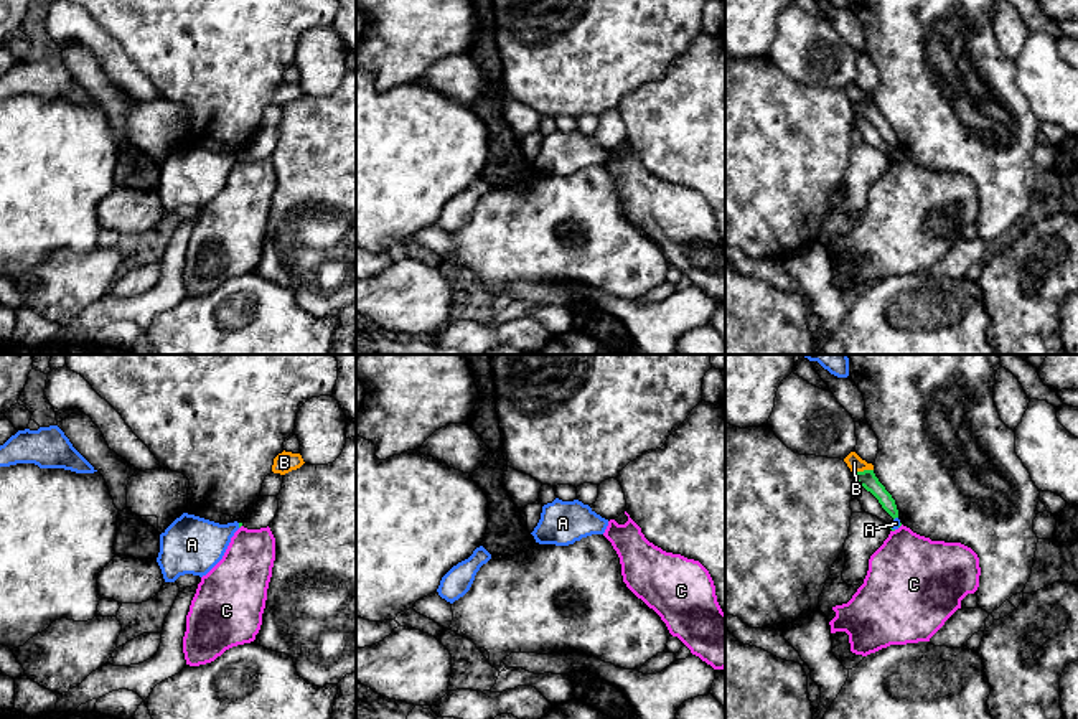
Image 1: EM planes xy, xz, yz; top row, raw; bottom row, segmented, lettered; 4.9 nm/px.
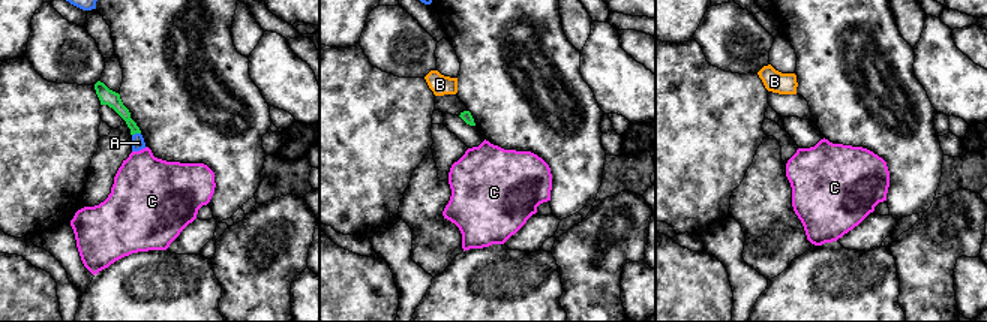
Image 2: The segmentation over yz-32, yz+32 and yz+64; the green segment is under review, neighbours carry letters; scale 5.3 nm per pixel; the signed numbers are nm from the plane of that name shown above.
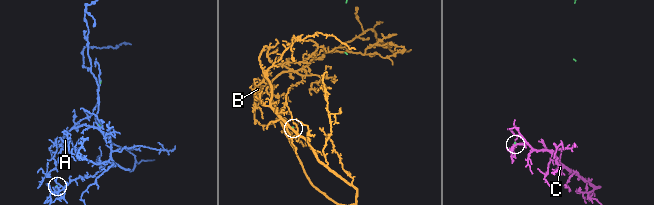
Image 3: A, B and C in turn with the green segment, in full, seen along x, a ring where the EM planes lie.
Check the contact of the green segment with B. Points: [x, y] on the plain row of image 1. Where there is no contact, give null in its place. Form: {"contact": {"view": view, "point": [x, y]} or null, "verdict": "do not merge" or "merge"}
{"contact": {"view": "yz", "point": [864, 101]}, "verdict": "do not merge"}

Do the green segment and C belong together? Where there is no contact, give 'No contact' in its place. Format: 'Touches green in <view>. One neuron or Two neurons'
No contact. Two neurons

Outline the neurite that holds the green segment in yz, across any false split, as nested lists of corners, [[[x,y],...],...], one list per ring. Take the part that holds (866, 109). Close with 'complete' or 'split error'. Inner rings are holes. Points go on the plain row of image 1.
[[[864,101],[864,102],[857,102],[857,104],[852,104],[852,106],[854,106],[854,114],[859,114],[867,122],[870,122],[879,130],[879,134],[882,135],[882,139],[893,150],[898,148],[898,140],[897,140],[895,130],[885,120],[885,117],[879,112],[879,109],[875,107],[874,101]]] | complete

